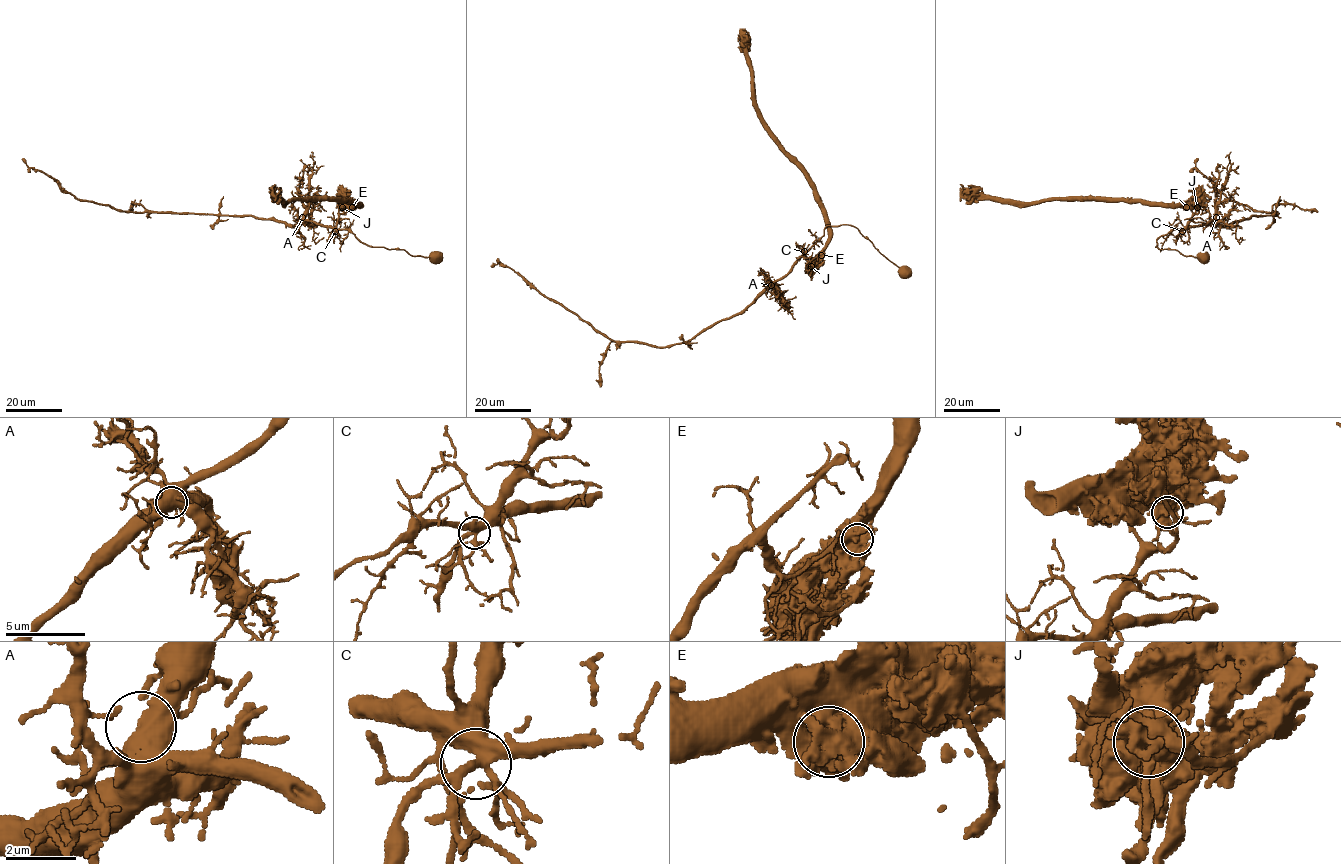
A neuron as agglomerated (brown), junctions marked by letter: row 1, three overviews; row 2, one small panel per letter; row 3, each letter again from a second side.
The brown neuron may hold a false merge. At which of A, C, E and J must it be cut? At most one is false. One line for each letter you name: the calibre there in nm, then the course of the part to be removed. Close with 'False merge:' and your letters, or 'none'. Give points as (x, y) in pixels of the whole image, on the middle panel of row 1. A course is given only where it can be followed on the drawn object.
J: Thickness 700 nm. Course of the part to remove: (811, 266), (802, 256), (740, 312), (685, 342), (665, 346), (611, 340), (510, 268), (497, 264), (491, 267)
False merge: J

